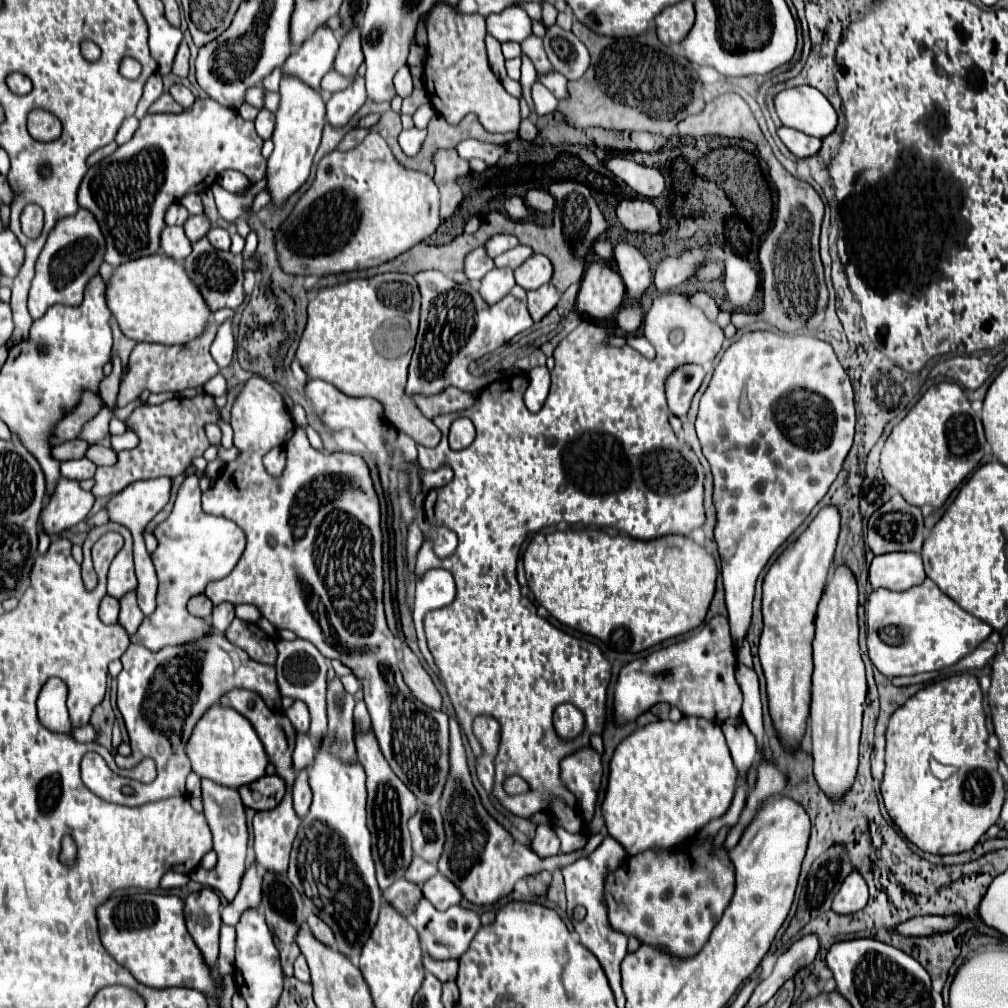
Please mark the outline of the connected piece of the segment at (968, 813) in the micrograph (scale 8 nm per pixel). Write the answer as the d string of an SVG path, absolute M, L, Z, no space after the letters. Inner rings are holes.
M958 673L938 683L926 685L890 717L886 729L886 769L880 791L890 819L918 849L936 855L964 853L972 849L980 837L998 821L1004 803L1004 781L998 773L996 753L988 749L986 741L988 731L986 715L982 709L982 691L978 679L972 673ZM944 735L952 735L950 755L956 771L948 779L940 781L928 769L928 755L934 755L934 743L940 743Z

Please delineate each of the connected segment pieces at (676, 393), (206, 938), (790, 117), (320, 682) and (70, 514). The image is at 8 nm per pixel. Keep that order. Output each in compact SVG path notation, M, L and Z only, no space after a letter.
M686 363L678 369L674 369L666 379L666 399L668 399L670 411L674 413L669 417L669 423L676 435L680 433L682 428L678 417L688 413L690 401L692 401L694 393L698 391L702 379L704 379L704 369L696 363Z
M204 887L190 893L184 907L184 917L188 931L196 945L200 947L206 963L216 965L218 959L218 939L220 939L220 897L214 889Z
M810 85L780 91L774 97L774 107L782 125L818 139L830 135L836 127L838 117L834 107L818 89Z
M294 639L294 641L276 641L278 649L278 661L276 661L276 679L280 687L282 697L292 697L300 699L308 705L310 709L310 735L320 741L320 735L326 735L328 728L327 709L326 709L326 657L312 647L310 641L304 639Z
M62 477L50 503L42 509L40 525L52 537L84 521L94 505L94 495L80 487L80 481Z

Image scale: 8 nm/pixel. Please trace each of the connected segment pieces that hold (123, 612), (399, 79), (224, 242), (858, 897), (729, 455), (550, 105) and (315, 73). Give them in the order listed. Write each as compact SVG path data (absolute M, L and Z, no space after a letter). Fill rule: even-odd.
M128 591L120 599L120 617L118 617L118 621L128 631L128 635L132 635L138 629L138 625L142 623L142 619L144 619L144 615L142 615L138 603L136 603L136 593Z
M402 67L396 77L394 77L394 87L396 87L396 93L400 97L408 97L412 93L412 77L410 77L410 71L408 67Z
M214 227L212 231L208 231L208 239L210 243L220 249L220 251L228 251L230 249L230 233L226 229L220 229L220 227Z
M852 871L852 875L846 877L838 895L834 897L832 911L838 915L850 915L864 909L866 901L868 901L868 887L862 875L858 871Z
M750 331L724 351L710 385L700 399L696 433L714 475L714 505L718 511L714 535L722 559L726 609L736 651L742 649L742 641L752 623L754 585L760 571L772 553L804 523L814 505L834 483L852 447L854 423L852 385L836 359L832 345L810 335L790 337L772 331ZM802 393L810 393L816 399L804 399Z
M538 81L532 85L532 99L534 99L538 115L548 115L548 113L552 113L558 107L556 97Z
M326 25L318 27L318 31L306 39L282 65L282 75L296 77L308 87L320 91L320 81L332 69L334 57L338 51L338 39L334 31Z

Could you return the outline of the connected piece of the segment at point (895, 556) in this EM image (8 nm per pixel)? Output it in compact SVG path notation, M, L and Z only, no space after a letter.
M888 553L878 555L870 563L870 585L874 589L906 591L922 585L926 579L918 553Z

